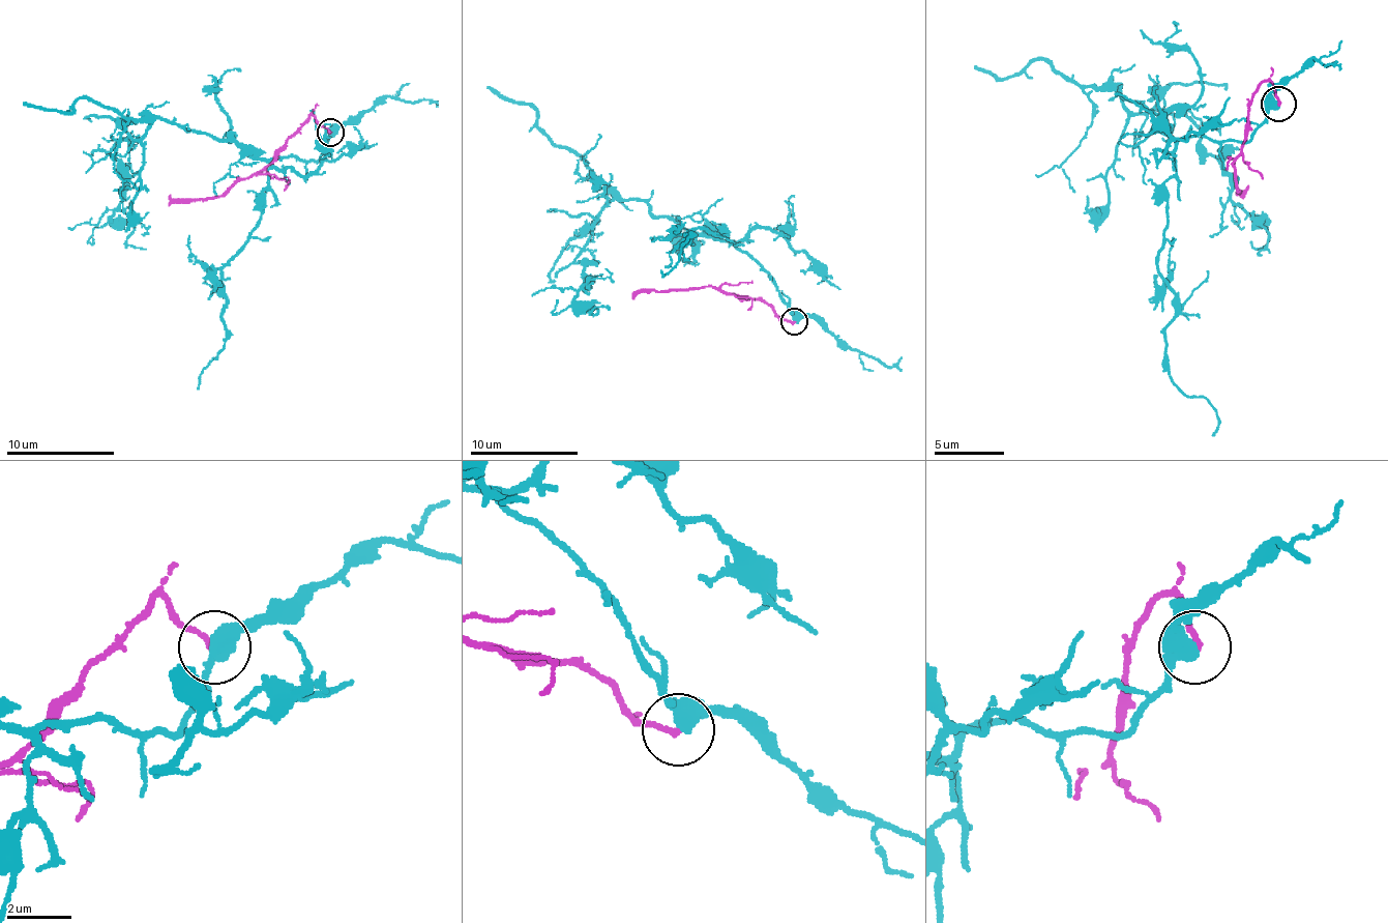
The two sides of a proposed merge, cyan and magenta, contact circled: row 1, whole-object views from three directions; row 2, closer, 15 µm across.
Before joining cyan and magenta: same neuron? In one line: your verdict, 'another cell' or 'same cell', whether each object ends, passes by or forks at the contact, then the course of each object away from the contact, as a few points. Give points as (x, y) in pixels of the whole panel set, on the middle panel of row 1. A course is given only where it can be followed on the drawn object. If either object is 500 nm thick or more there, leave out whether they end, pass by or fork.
another cell; cyan passes by; magenta ends there; cyan runs (795, 322), (757, 262), (643, 200), (613, 200), (574, 260), (588, 276), (574, 297), (591, 314), (610, 309); magenta runs (795, 322), (780, 319), (762, 300), (737, 297), (715, 287), (643, 290), (635, 297)

